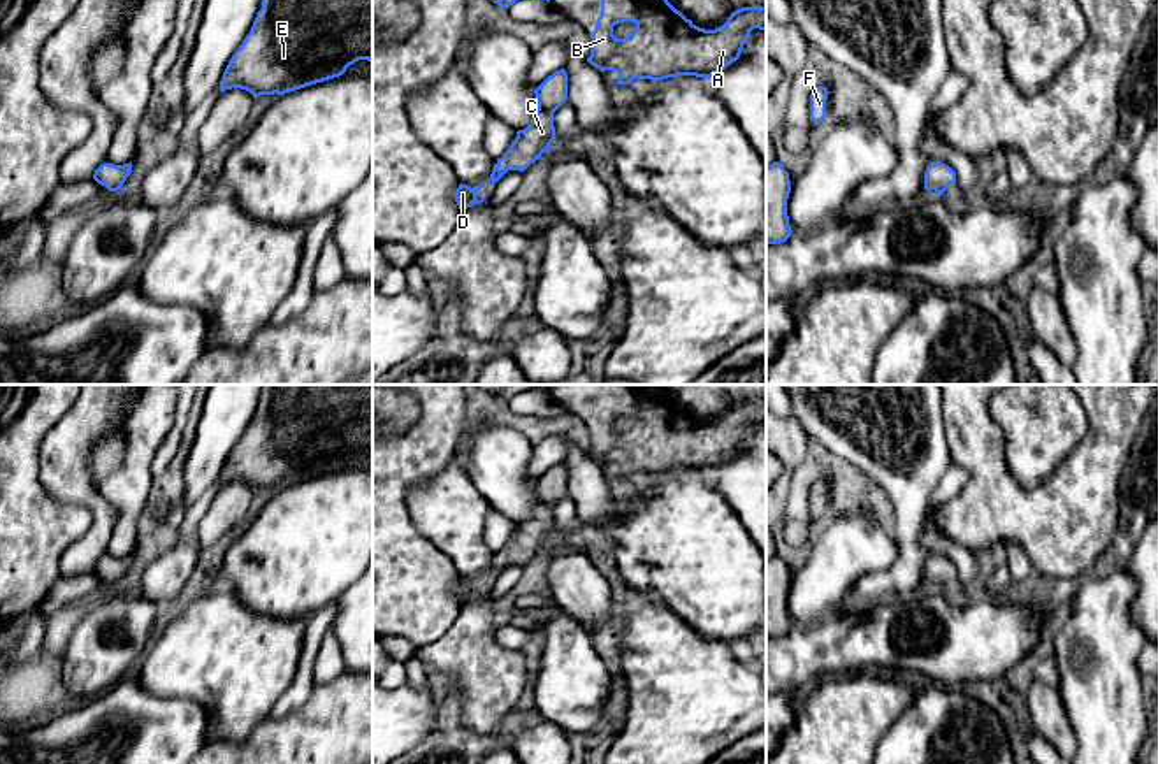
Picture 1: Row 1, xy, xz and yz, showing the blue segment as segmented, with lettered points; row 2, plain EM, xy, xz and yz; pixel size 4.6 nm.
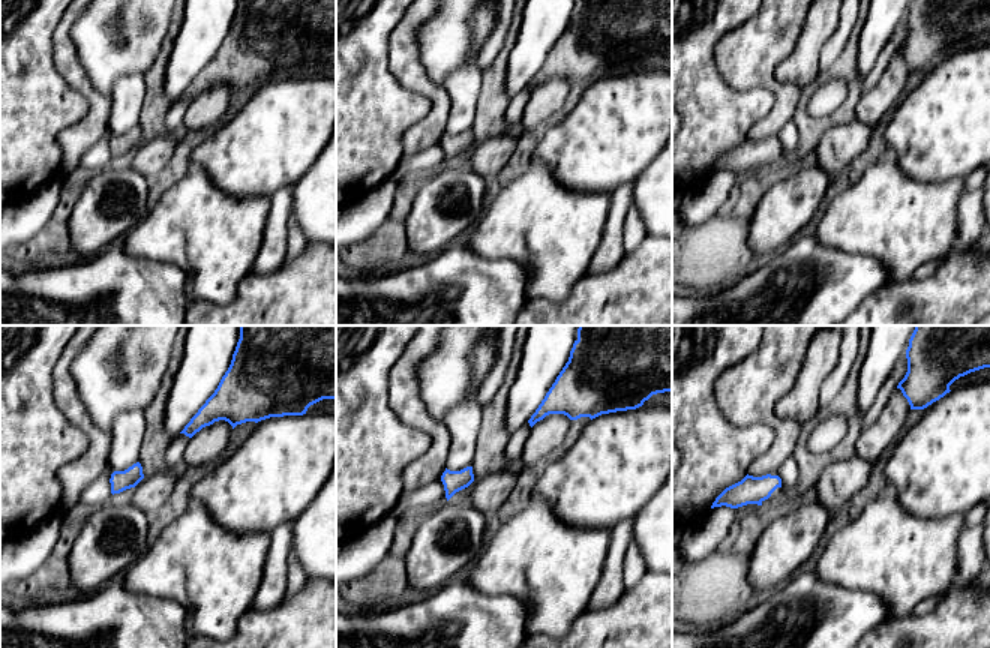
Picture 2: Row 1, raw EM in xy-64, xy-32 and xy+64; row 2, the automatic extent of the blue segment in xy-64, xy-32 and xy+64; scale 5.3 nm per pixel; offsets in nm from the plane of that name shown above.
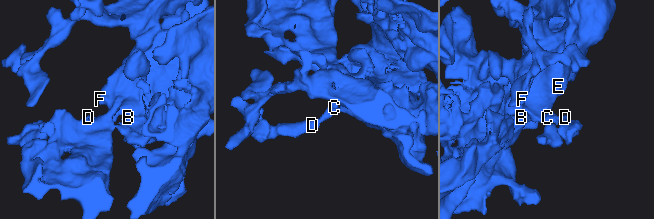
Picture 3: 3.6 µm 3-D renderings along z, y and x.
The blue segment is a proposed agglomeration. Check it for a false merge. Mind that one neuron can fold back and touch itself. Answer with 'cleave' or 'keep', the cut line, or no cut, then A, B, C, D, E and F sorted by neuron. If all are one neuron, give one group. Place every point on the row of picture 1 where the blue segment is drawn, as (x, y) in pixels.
keep | no cut | A B C D E F

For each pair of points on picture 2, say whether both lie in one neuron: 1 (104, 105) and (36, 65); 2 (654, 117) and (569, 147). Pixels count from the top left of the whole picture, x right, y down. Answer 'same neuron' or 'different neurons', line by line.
1: different neurons
2: same neuron

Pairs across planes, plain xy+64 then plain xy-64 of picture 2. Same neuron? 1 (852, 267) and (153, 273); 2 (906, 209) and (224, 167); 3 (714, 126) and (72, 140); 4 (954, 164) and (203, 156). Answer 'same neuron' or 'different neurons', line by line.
1: same neuron
2: different neurons
3: different neurons
4: same neuron

